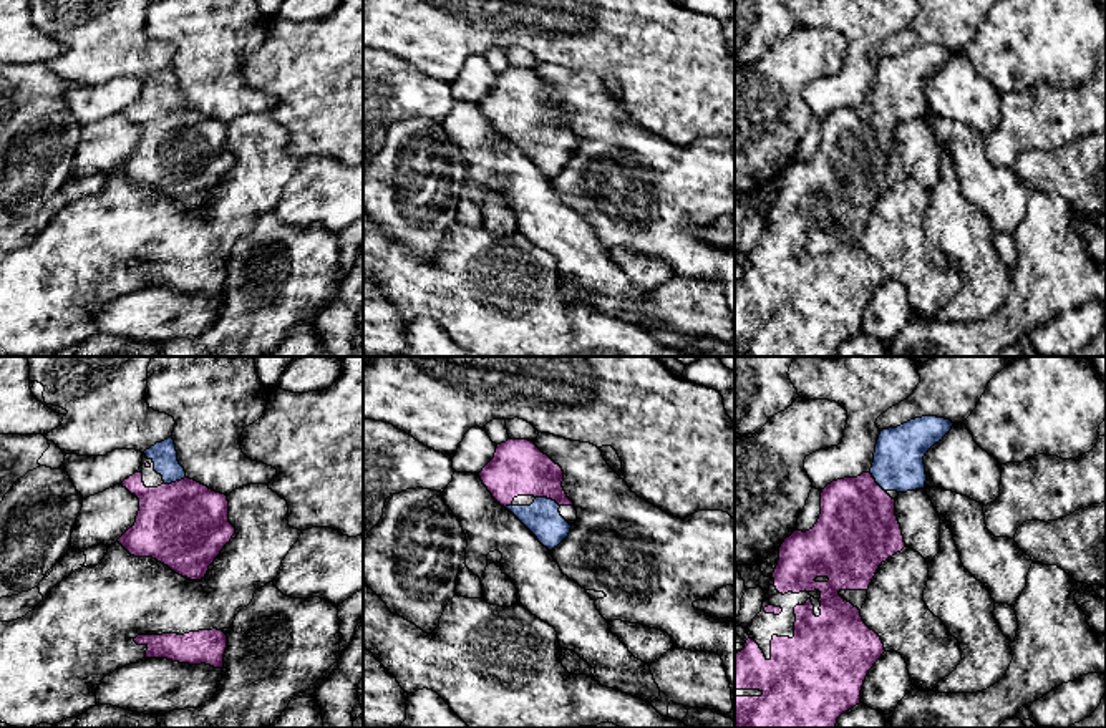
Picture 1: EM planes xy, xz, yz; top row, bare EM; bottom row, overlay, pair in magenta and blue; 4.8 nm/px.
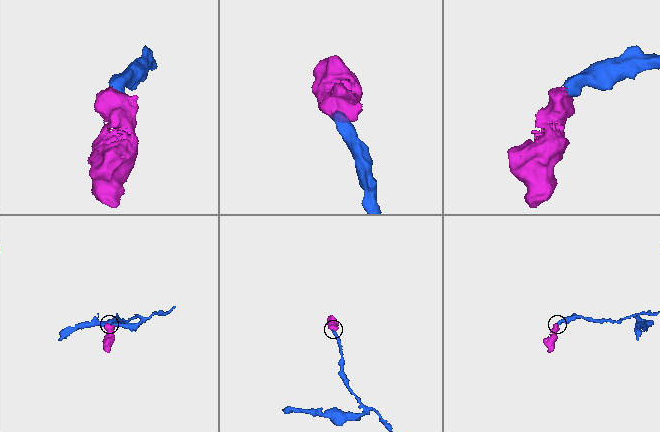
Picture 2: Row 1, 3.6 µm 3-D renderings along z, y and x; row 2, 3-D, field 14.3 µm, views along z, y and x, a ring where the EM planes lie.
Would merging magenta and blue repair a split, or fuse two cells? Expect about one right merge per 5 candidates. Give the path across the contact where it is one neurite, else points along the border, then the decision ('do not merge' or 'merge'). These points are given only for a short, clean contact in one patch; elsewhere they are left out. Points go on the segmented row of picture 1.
way xz (519, 468), (548, 498), (543, 518); merge

